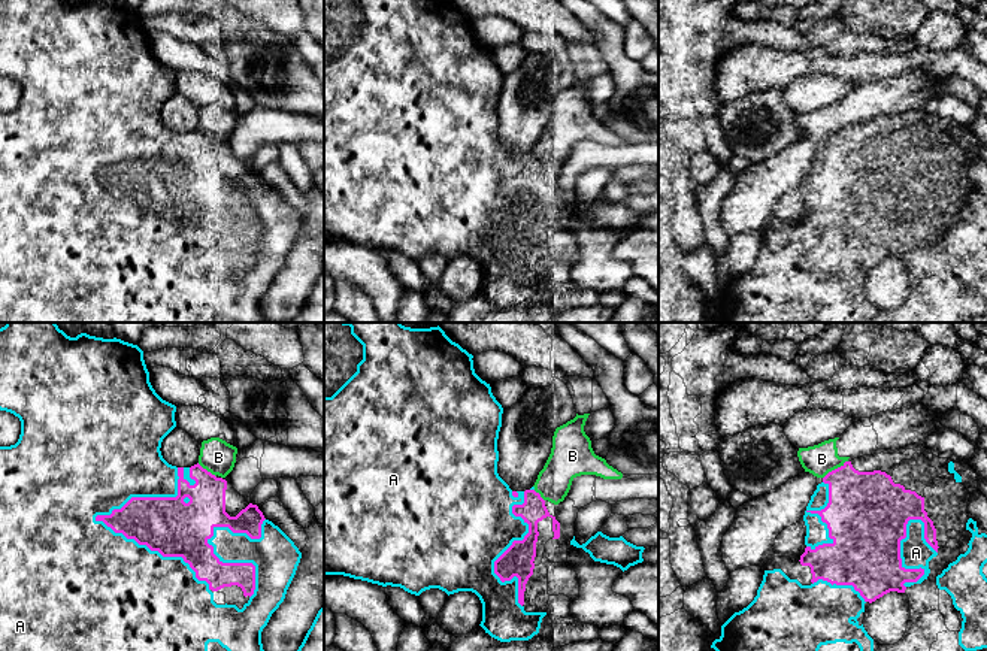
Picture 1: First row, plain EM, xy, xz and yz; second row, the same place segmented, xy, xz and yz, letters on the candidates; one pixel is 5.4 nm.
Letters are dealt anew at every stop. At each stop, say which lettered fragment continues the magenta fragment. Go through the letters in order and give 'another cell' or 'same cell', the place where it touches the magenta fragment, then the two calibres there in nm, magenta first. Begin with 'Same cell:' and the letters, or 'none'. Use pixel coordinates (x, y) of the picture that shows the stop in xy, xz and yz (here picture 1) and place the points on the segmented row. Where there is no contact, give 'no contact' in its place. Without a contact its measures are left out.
Same cell: A
A: same cell; contact xy (157, 550); calibres 300 and 480 nm
B: another cell; contact yz (835, 469); calibres 380 and 160 nm

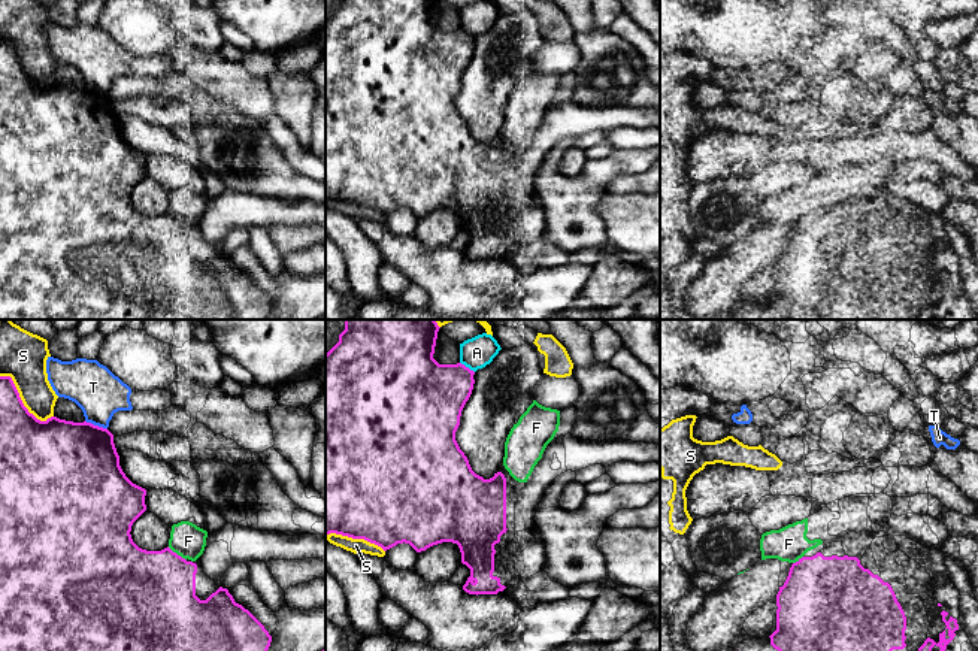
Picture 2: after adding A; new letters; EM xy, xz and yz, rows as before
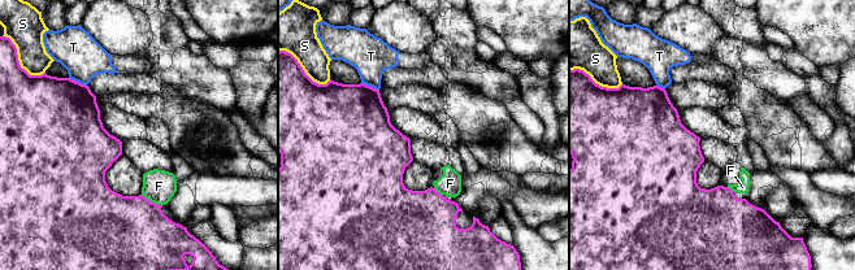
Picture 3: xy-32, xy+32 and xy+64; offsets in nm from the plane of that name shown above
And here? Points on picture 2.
Same cell: none
A: another cell; contact xz (468, 368); calibres 360 and 170 nm
F: another cell; contact xy (175, 553); calibres 460 and 190 nm
S: another cell; contact xy (21, 402); calibres 320 and 260 nm
T: another cell; contact xy (96, 426); calibres 480 and 260 nm

